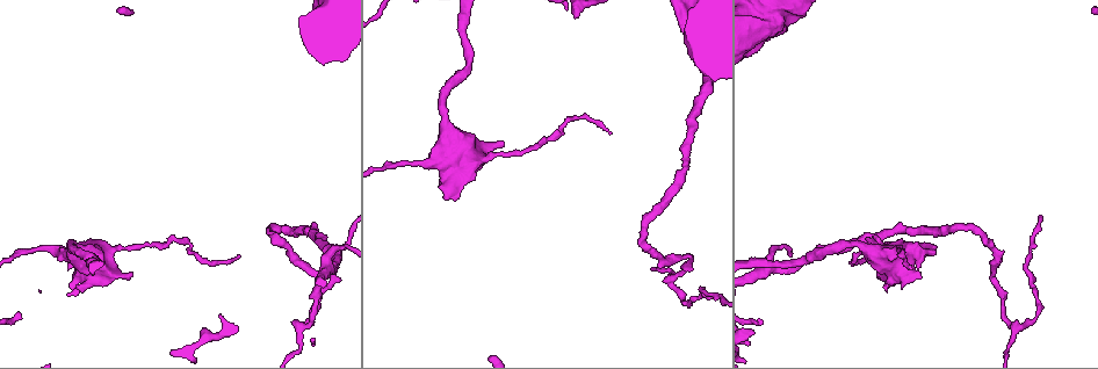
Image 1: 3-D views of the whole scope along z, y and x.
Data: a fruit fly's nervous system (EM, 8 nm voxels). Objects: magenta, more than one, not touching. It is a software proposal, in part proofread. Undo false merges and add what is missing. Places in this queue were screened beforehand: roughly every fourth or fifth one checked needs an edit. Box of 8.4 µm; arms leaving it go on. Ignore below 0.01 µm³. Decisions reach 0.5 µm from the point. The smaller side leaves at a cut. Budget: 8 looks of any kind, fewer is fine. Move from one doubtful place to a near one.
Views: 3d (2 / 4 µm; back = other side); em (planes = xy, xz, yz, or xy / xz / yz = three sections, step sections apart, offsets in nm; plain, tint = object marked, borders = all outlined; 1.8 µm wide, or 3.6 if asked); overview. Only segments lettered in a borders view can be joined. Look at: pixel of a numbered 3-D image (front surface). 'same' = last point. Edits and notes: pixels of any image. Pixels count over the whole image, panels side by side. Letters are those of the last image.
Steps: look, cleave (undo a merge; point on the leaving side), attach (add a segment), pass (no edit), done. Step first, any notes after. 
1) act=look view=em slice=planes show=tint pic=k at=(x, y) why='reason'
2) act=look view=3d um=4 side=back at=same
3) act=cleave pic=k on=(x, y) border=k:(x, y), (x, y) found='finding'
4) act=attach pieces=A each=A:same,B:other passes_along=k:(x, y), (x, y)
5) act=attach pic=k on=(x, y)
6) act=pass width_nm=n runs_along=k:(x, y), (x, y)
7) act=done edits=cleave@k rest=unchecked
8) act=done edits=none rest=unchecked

act=look view=em slice=yz step=8 show=tint pic=1 at=(1014, 329) why='branch point'

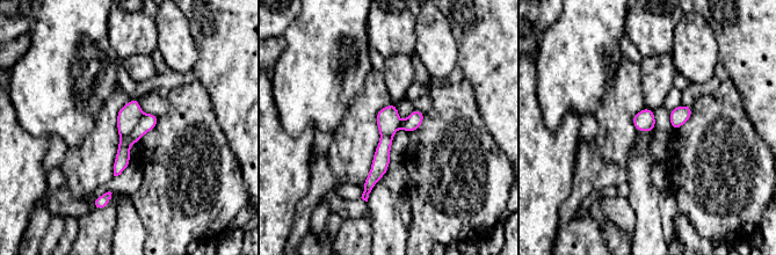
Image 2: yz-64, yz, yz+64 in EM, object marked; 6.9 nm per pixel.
act=look view=em slice=yz step=8 show=borders at=same

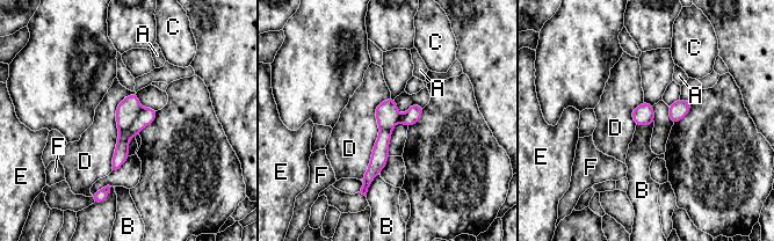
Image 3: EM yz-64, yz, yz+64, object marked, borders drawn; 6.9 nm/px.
act=cleave pic=3 on=(146, 116) width_nm=150 each=A:other,B:other,C:other,D:other,E:other,F:other part_leaving=3:(152, 111), (123, 140), (115, 166) found='a second cell is stuck on'

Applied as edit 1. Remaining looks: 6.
act=look view=overview why='see it whole again'

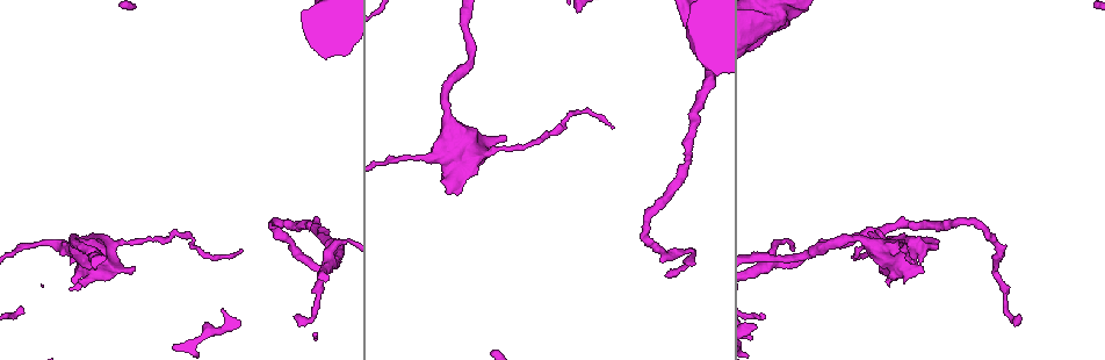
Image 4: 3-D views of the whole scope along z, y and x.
act=look view=3d um=2 pic=4 at=(275, 223) why='sharp bend'

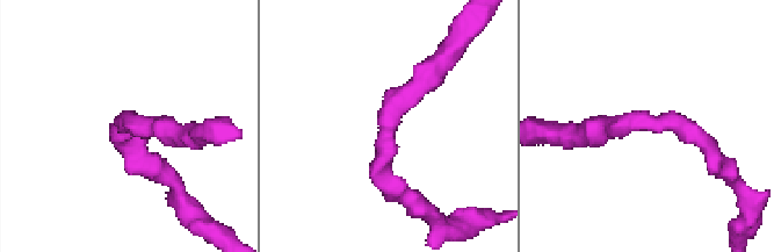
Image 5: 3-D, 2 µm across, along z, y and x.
act=look view=em slice=planes show=borders pic=5 at=(676, 123) why='shape alone is not enough'

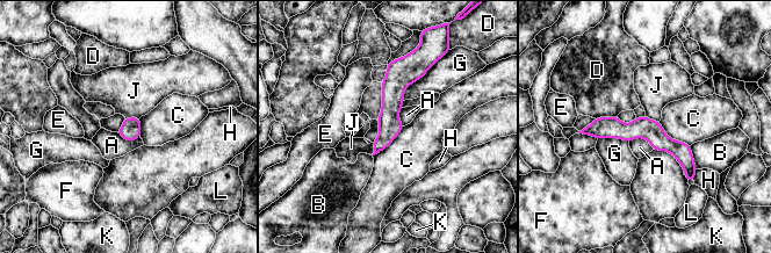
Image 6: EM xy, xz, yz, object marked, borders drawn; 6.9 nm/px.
act=pass each=A:other,B:other,C:other,D:other,E:other,F:other,G:other,H:other,J:other,K:other,L:other border=6:(629, 141), (645, 138), (653, 149) found='continuous, no second cell'

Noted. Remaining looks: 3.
act=done edits=cleave@3 rest=unchecked

